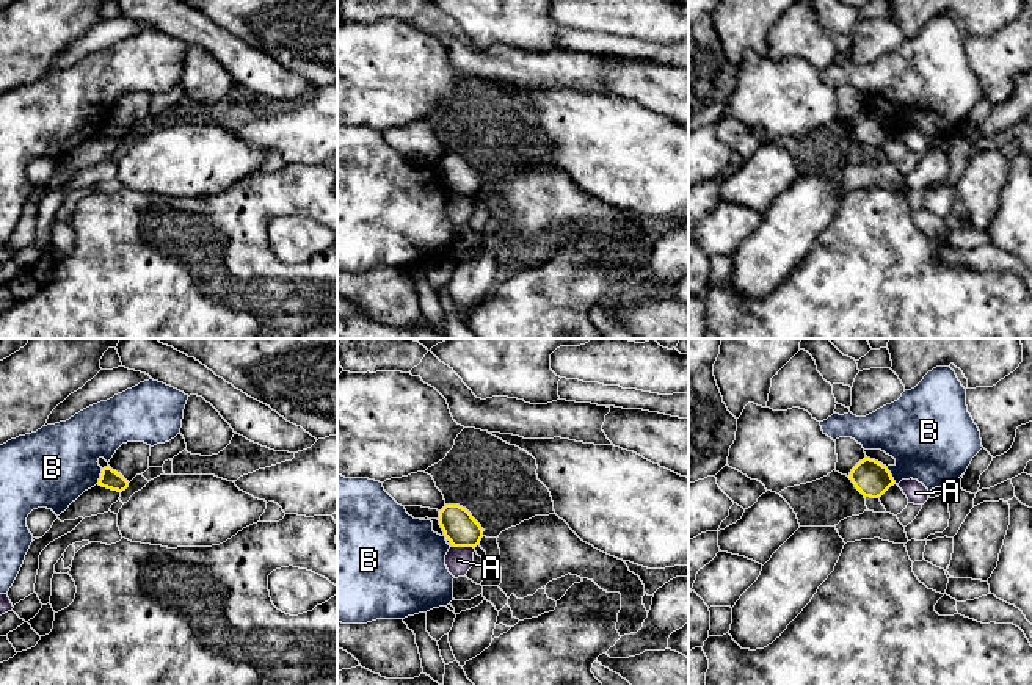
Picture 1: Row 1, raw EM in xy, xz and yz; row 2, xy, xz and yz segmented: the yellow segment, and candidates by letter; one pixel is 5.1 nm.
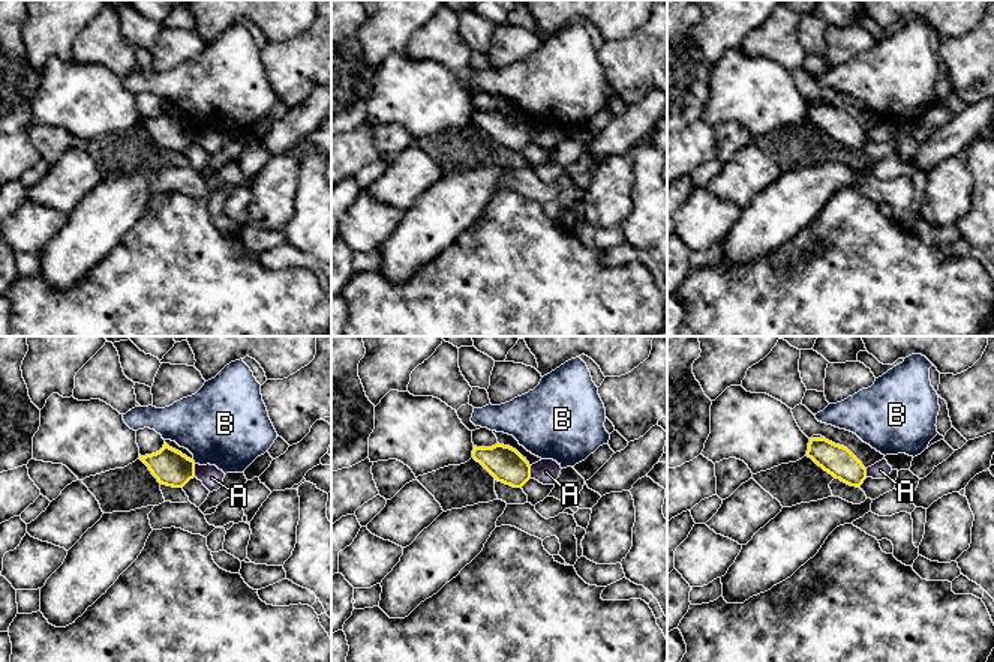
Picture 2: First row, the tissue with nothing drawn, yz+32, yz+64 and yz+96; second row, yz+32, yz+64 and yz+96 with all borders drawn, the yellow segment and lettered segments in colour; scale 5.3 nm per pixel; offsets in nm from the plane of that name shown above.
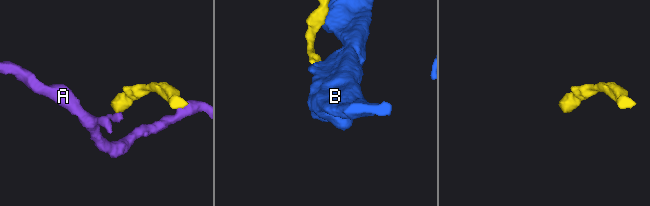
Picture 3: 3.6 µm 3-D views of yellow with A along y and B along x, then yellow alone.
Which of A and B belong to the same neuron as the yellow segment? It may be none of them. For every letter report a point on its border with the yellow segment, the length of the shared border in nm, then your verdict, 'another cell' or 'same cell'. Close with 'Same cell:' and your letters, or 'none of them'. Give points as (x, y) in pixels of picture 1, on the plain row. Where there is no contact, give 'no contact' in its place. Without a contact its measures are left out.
A: contact xz (463, 195); length 110 nm; another cell
B: contact yz (891, 124); length 100 nm; another cell
Same cell: none of them

